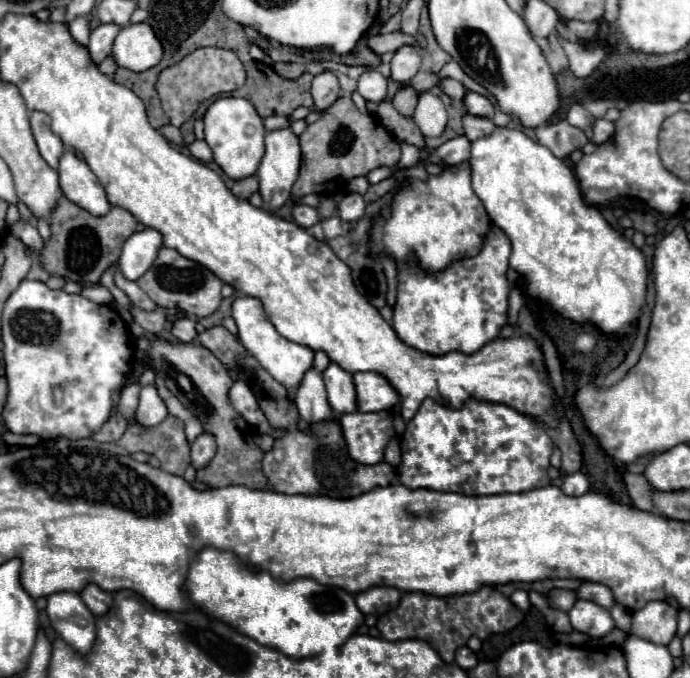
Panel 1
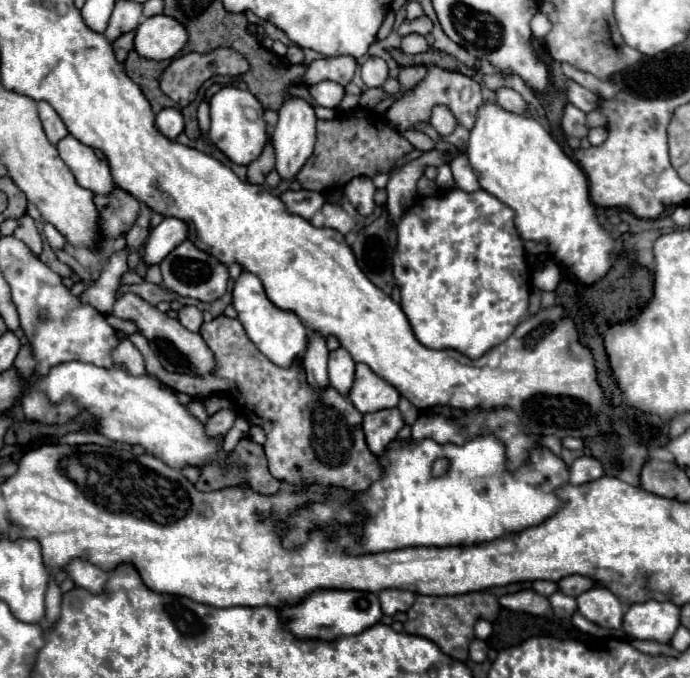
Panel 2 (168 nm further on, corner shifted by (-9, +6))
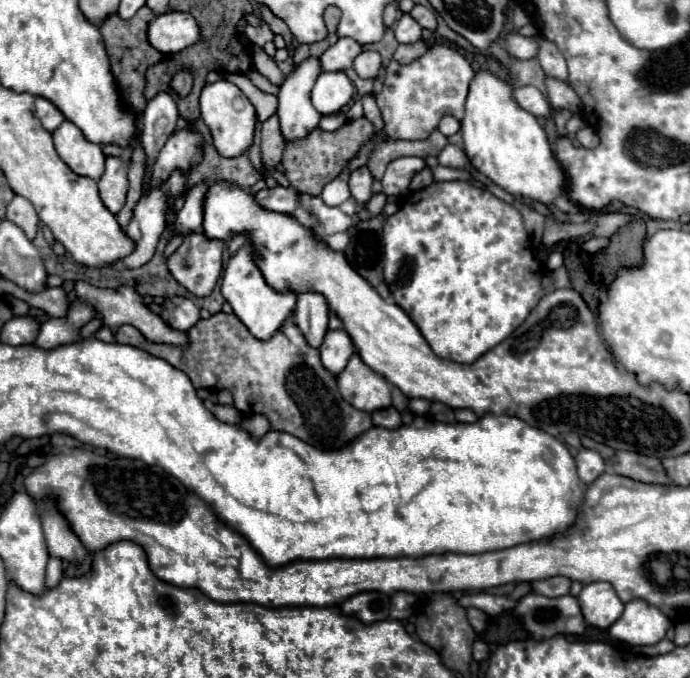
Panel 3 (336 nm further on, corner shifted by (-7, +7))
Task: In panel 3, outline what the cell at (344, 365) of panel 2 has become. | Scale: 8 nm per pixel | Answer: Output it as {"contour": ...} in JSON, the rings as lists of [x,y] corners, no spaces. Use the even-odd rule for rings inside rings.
{"contour":[[[342,329],[340,331],[328,331],[324,337],[324,343],[320,347],[320,359],[322,359],[322,365],[334,377],[338,377],[344,371],[344,367],[348,365],[354,351],[356,349],[354,349],[346,331],[342,331]]]}

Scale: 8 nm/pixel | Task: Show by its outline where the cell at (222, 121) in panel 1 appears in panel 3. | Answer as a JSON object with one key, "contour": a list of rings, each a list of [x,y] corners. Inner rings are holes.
{"contour":[[[216,81],[206,85],[200,95],[200,111],[202,119],[212,133],[212,141],[216,151],[222,157],[240,157],[244,155],[252,141],[254,141],[254,127],[256,127],[256,109],[248,101],[248,97],[230,81]]]}

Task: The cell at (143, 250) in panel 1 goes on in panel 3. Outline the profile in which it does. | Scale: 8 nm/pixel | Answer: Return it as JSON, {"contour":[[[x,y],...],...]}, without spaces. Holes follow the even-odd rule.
{"contour":[[[196,185],[188,191],[184,207],[178,211],[174,219],[172,235],[188,235],[202,227],[202,201],[204,201],[206,185]]]}

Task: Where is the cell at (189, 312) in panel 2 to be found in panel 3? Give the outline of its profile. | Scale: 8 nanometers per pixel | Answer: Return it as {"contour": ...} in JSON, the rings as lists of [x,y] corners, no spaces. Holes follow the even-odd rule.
{"contour":[[[172,297],[172,299],[166,299],[164,303],[162,319],[174,329],[188,331],[200,319],[200,309],[190,299]]]}

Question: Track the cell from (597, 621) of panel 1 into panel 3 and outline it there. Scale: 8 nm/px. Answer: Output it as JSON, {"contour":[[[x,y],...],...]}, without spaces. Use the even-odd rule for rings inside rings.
{"contour":[[[604,581],[584,585],[578,601],[586,623],[600,629],[608,629],[612,623],[616,623],[624,611],[624,603],[618,599],[612,585]]]}

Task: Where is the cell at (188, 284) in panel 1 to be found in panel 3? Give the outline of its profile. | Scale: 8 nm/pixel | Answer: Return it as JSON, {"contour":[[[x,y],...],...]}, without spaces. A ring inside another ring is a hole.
{"contour":[[[188,233],[182,241],[182,245],[170,255],[168,259],[168,271],[172,273],[172,277],[186,287],[190,293],[194,293],[196,297],[208,297],[220,275],[222,275],[222,257],[224,257],[224,243],[216,241],[216,239],[208,239],[202,233]]]}

